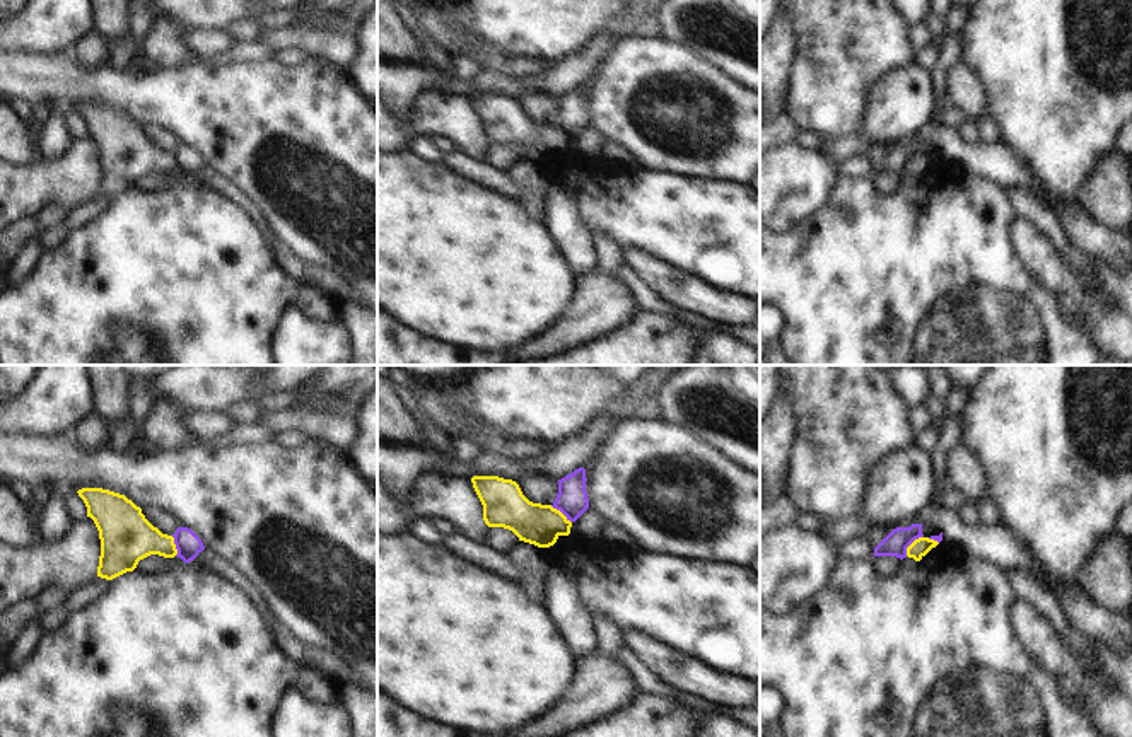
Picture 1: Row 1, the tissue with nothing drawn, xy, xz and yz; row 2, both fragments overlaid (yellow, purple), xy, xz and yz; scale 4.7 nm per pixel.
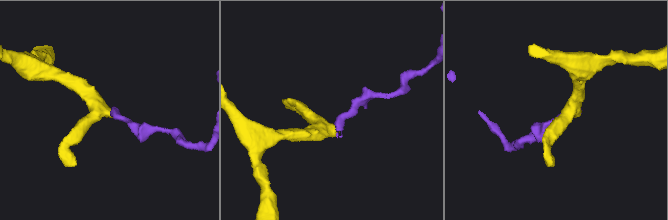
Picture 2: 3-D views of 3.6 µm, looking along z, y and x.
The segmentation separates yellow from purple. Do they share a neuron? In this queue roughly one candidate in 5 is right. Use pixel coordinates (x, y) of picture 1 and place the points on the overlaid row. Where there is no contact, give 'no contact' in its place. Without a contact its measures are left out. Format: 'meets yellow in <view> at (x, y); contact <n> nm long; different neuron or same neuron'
meets yellow in yz at (910, 545); contact 130 nm long; different neuron

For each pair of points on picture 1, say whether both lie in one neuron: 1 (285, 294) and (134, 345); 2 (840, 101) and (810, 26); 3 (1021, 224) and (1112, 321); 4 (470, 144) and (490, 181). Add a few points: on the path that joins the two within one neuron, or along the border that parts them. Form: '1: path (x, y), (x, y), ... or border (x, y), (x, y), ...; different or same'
1: path (248, 294), (180, 297), (169, 307); same
2: path (834, 82), (834, 50), (828, 45); same
3: path (1033, 249), (1086, 302); same
4: border (456, 150), (478, 161); different

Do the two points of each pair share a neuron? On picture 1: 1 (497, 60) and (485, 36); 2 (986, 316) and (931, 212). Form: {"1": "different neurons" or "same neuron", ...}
{"1": "different neurons", "2": "same neuron"}

